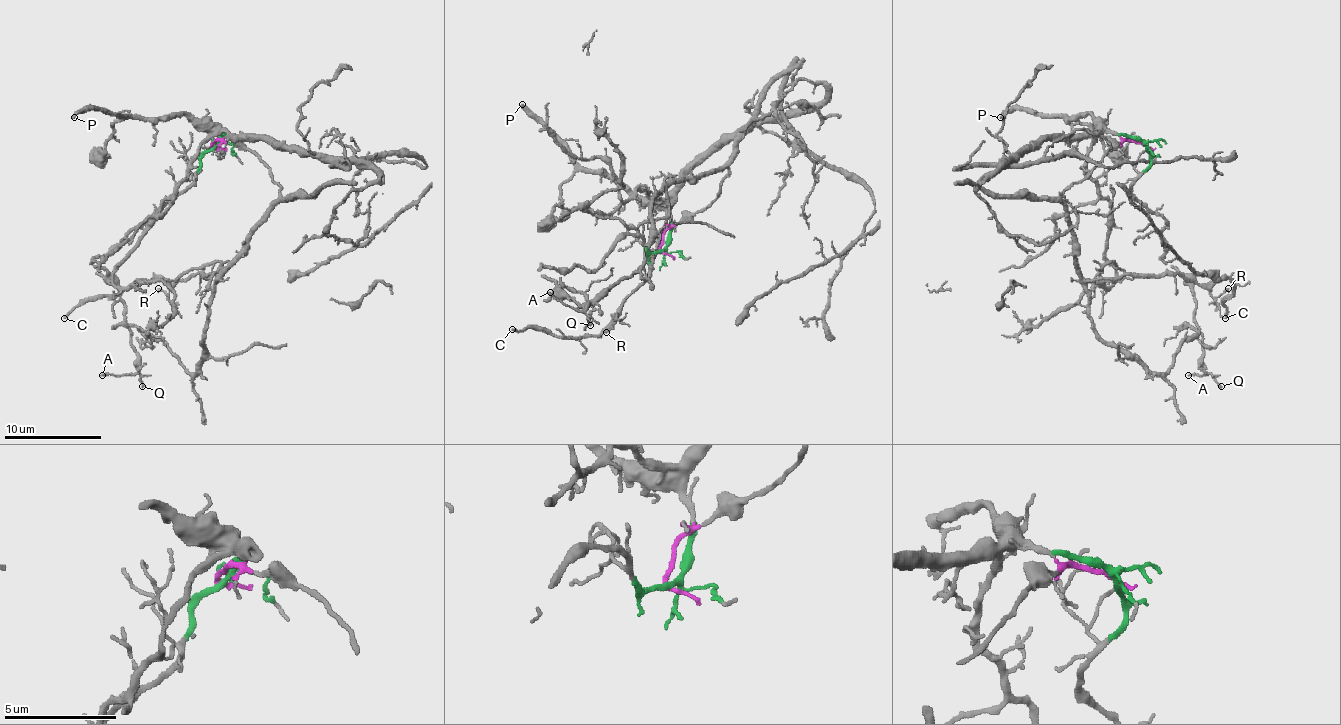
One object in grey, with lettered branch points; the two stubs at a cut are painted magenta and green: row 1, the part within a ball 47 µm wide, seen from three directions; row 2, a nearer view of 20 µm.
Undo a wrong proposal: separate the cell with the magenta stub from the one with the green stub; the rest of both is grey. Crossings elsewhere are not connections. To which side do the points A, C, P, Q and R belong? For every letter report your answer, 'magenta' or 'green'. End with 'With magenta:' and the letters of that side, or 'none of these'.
A: green
C: magenta
P: green
Q: green
R: magenta
With magenta: C, R

